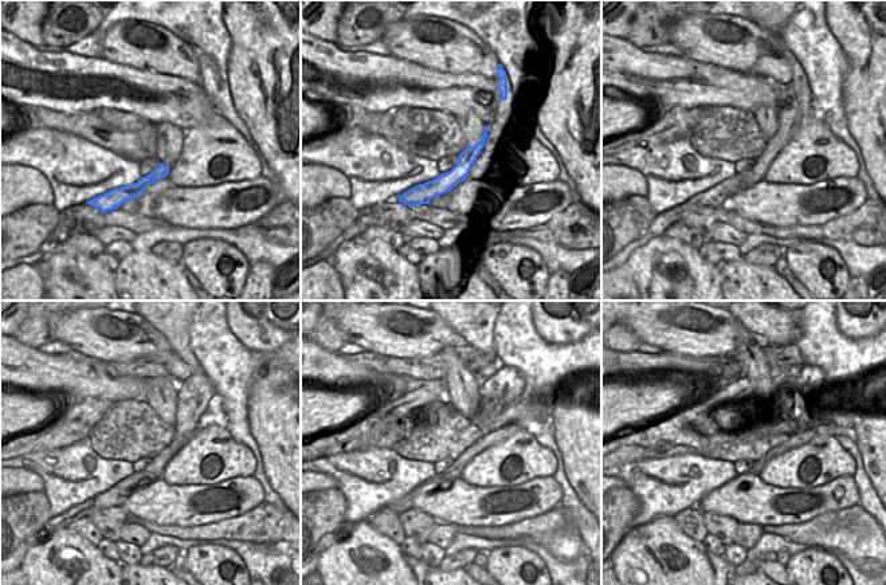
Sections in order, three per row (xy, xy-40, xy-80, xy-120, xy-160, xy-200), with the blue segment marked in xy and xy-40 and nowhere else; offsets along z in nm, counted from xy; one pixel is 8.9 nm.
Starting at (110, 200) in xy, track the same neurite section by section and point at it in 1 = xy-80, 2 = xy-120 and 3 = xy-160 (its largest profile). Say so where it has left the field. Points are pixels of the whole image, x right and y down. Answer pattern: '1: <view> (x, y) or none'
1: xy-80 (790, 117)
2: xy-120 (195, 393)
3: xy-160 (506, 387)

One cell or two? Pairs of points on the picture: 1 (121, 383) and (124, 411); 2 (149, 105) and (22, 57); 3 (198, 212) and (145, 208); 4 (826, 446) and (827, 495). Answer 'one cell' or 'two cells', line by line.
1: two cells
2: one cell
3: two cells
4: two cells

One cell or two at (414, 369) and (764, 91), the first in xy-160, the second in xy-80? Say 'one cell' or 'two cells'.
one cell

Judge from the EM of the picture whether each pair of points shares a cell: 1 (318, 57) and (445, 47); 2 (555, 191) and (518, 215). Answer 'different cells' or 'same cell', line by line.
1: different cells
2: same cell

